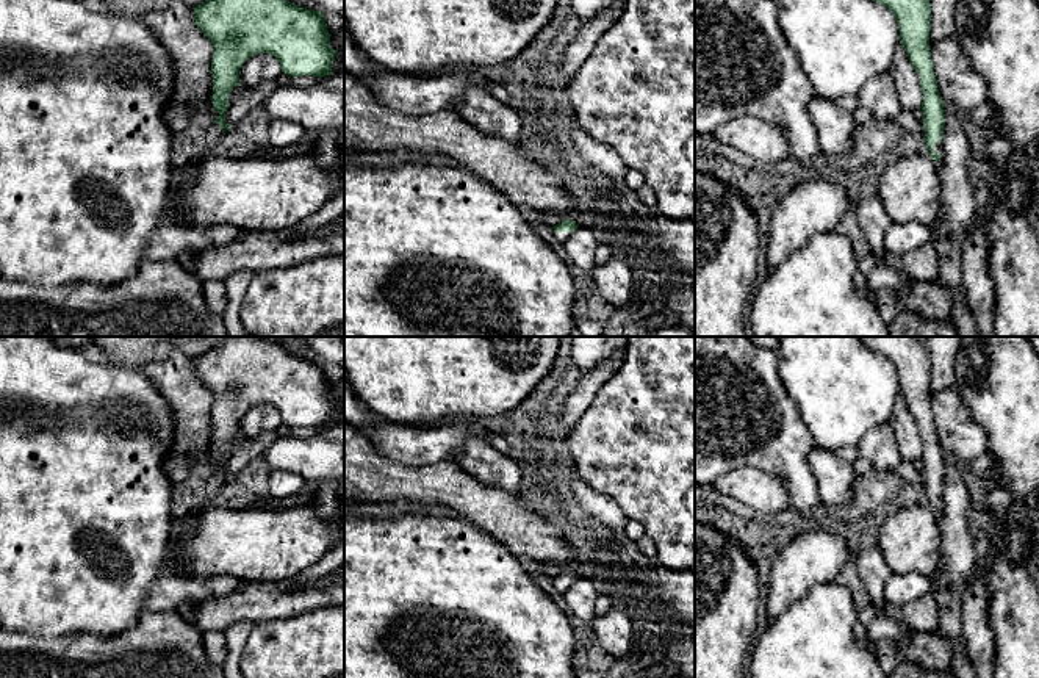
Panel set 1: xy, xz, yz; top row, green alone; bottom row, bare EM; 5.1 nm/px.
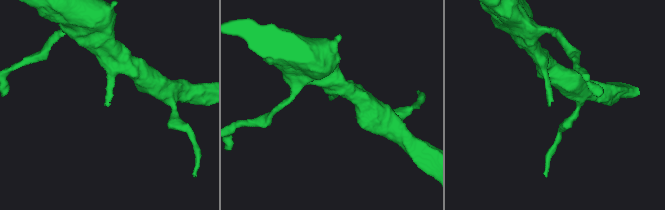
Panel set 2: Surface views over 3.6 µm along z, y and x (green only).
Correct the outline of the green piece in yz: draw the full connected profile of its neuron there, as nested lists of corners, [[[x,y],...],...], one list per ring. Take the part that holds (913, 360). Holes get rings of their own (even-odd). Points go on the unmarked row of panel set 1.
[[[859,337],[873,352],[887,357],[898,373],[900,395],[920,426],[922,462],[926,504],[942,521],[942,484],[945,478],[944,451],[937,440],[931,410],[931,354],[917,337]]]

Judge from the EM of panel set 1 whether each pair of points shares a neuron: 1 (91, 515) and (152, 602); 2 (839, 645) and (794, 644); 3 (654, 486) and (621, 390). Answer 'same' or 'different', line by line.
1: different
2: same
3: same

